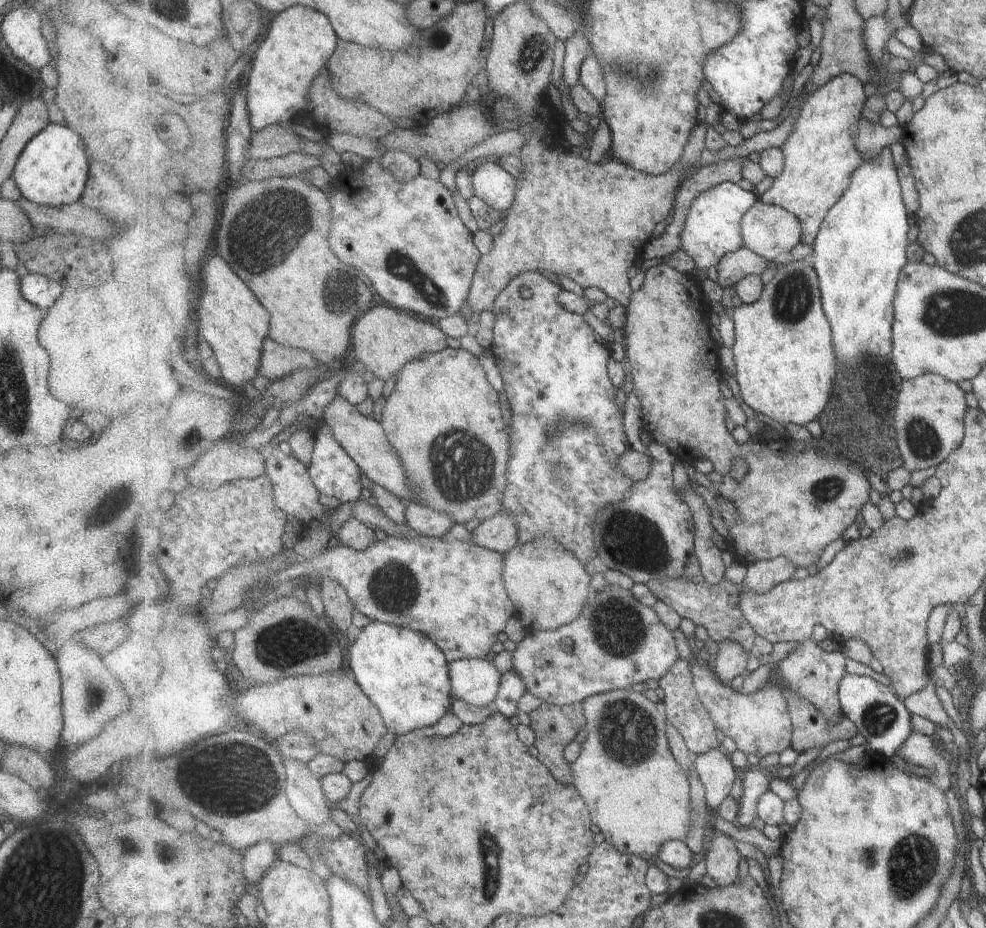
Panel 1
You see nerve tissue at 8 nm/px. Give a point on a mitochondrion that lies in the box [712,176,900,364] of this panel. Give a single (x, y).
(792, 301)

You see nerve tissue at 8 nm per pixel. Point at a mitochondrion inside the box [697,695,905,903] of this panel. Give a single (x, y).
(878, 717)

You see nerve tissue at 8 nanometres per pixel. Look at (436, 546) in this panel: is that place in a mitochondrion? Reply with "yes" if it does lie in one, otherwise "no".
no

